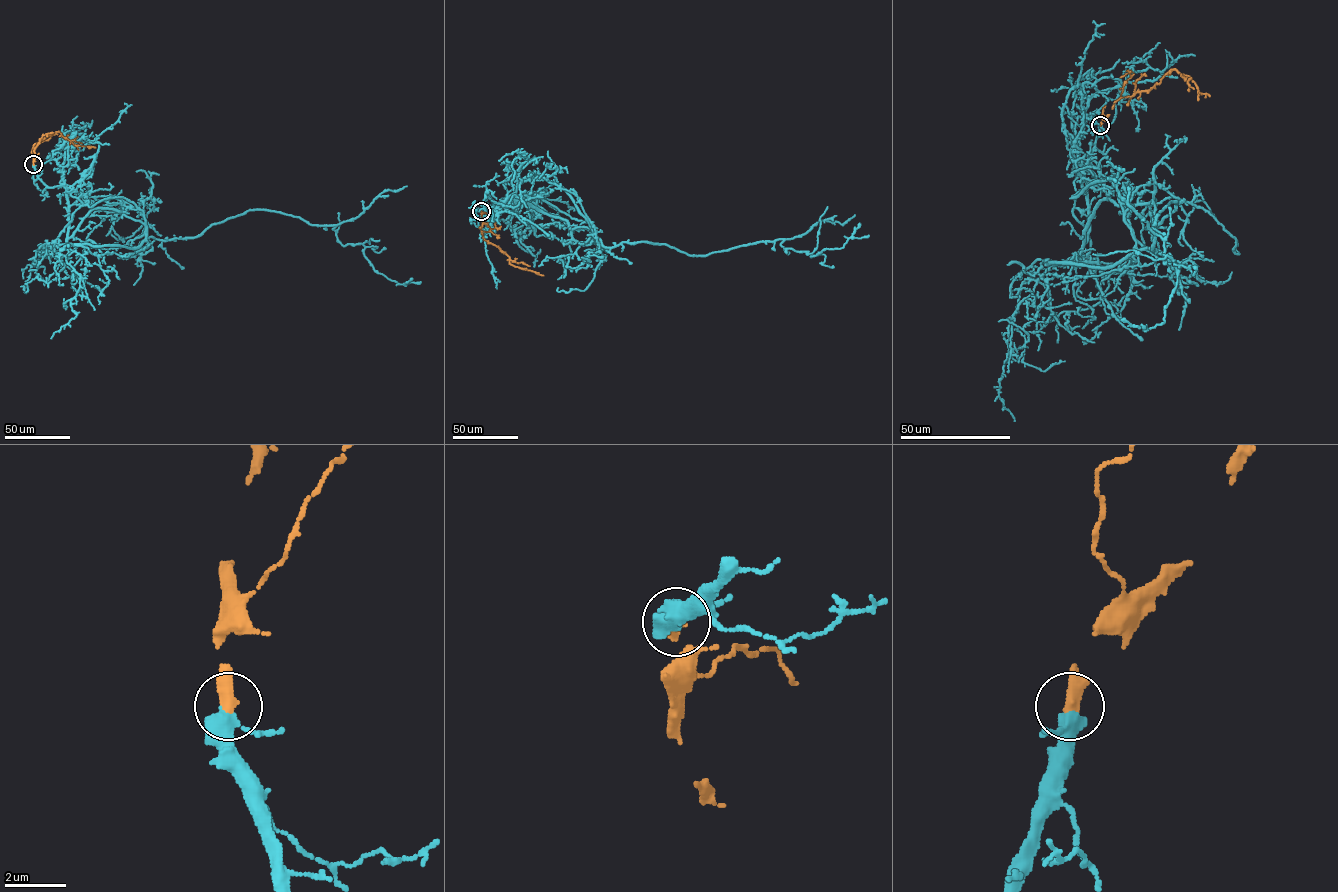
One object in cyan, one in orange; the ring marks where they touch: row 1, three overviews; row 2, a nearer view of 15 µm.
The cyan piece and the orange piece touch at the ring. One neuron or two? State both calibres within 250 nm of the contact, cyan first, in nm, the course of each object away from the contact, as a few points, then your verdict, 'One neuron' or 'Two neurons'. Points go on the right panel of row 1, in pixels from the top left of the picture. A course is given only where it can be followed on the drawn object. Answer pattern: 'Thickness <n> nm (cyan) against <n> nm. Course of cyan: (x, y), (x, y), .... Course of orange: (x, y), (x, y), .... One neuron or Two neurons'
Thickness 400 nm (cyan) against 480 nm. Course of cyan: (1100, 125), (1072, 198), (1111, 180), (1158, 254), (1176, 203), (1148, 228), (1176, 286), (1141, 324). Course of orange: (1100, 125), (1114, 102), (1154, 87), (1171, 69), (1190, 76), (1198, 92), (1210, 96). One neuron

